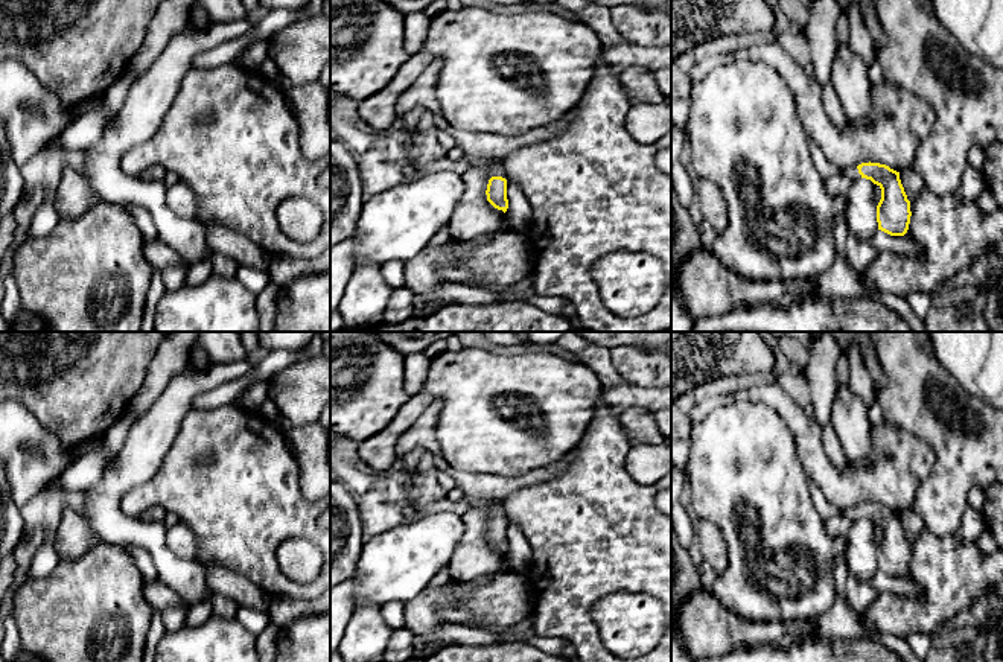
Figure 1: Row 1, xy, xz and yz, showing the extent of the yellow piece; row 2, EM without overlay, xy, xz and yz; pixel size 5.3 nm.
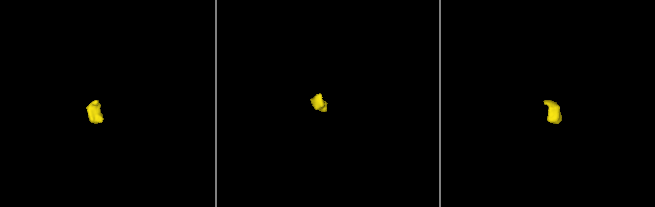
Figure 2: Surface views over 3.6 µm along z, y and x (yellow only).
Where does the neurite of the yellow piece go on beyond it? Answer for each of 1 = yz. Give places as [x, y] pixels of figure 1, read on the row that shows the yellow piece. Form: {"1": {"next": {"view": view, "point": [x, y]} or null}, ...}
{"1": {"next": {"view": "yz", "point": [851, 172]}}}

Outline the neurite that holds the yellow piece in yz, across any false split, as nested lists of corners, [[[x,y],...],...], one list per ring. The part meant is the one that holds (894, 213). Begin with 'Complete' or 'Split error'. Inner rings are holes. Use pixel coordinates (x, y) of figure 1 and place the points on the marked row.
Split error. [[[861,163],[840,172],[852,181],[866,178],[881,189],[877,205],[878,230],[890,236],[904,236],[910,224],[910,201],[900,180],[900,172],[880,163]]]

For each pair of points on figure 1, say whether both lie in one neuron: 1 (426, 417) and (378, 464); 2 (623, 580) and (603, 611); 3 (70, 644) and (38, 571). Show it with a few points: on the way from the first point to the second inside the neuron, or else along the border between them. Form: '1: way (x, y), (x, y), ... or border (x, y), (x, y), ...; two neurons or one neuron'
1: border (417, 417), (399, 439), (396, 457); two neurons
2: border (650, 594), (608, 592), (592, 606), (591, 617); two neurons
3: border (60, 559), (46, 574), (26, 579); two neurons

